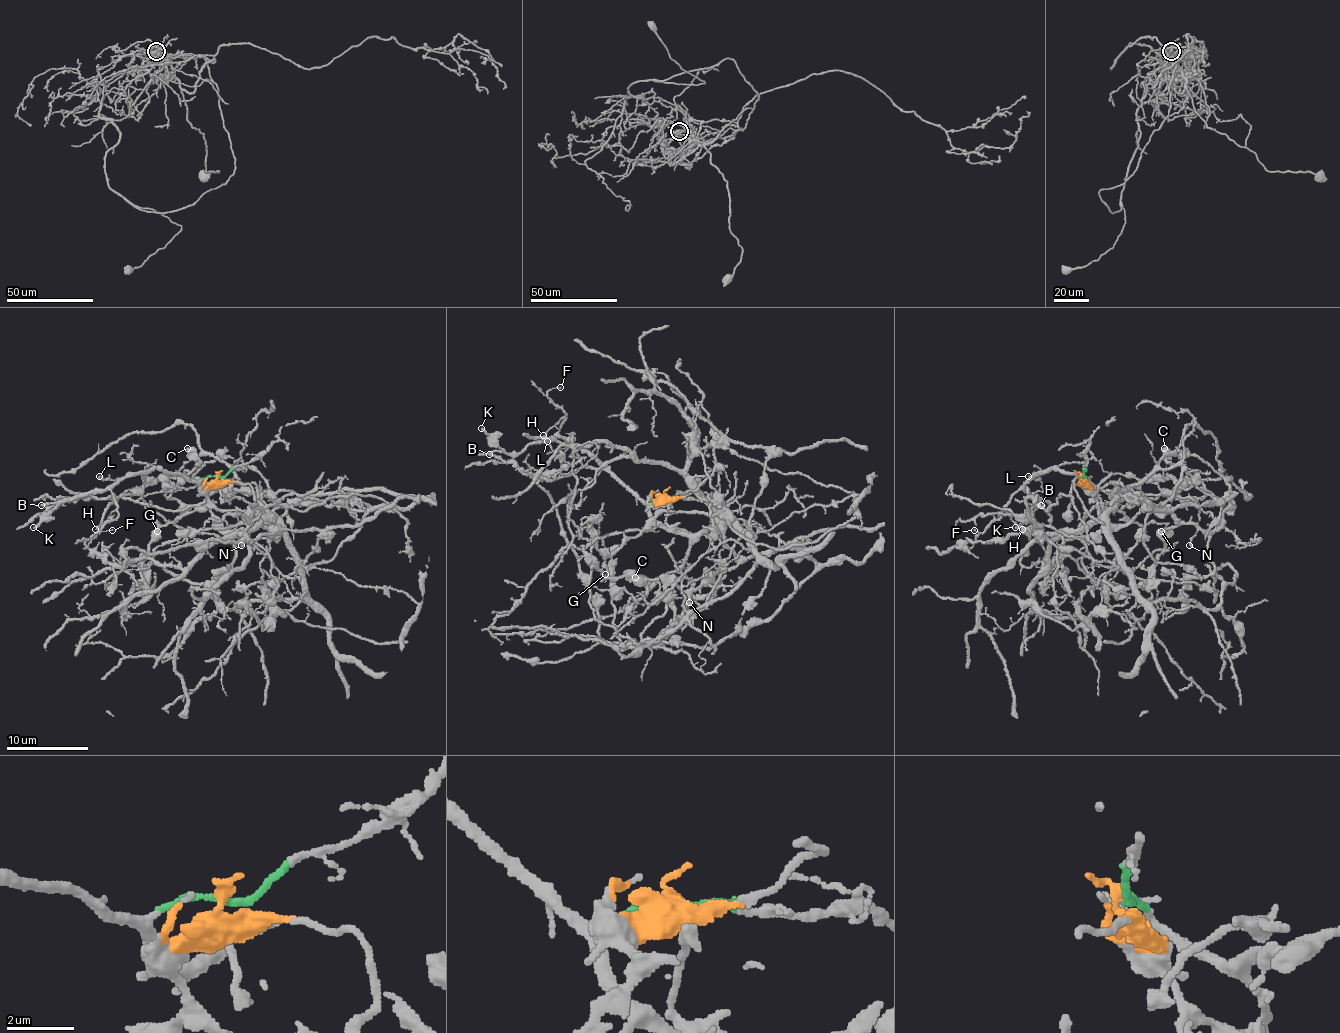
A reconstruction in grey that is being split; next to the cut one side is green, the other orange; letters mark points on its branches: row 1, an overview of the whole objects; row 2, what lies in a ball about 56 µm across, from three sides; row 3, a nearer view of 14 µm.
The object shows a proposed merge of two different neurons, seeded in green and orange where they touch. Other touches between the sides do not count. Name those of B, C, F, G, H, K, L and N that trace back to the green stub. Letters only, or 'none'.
B, F, H, K, L

